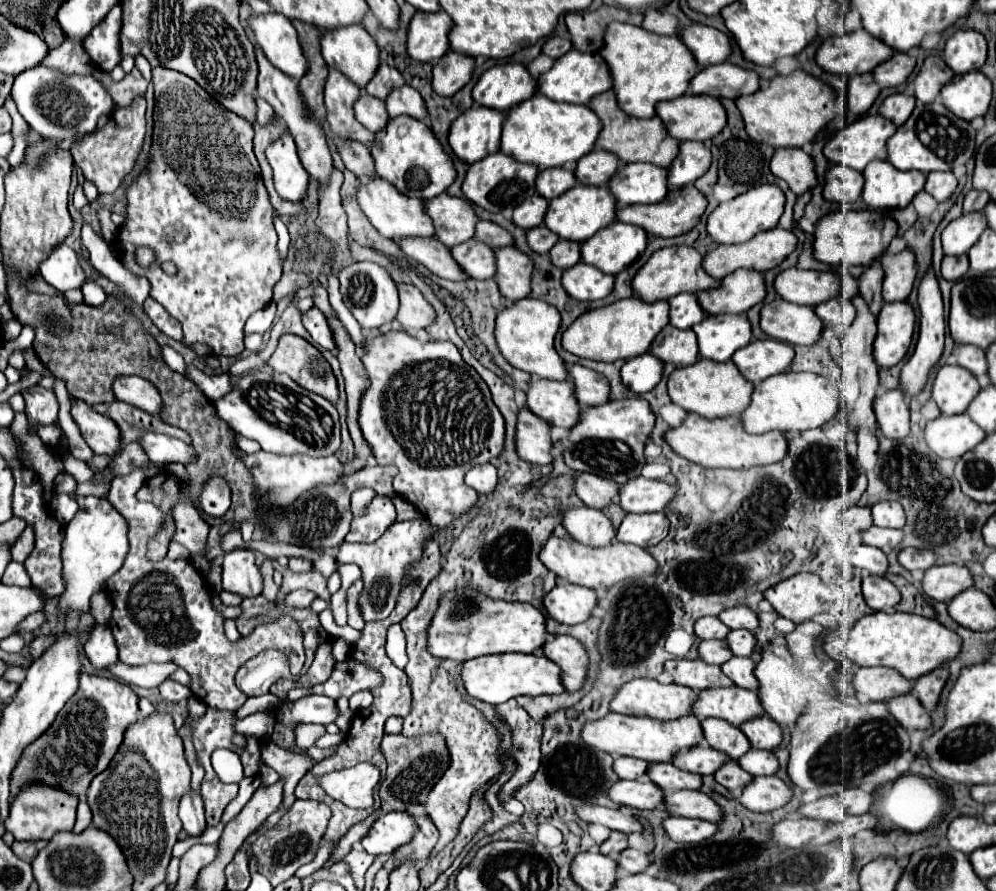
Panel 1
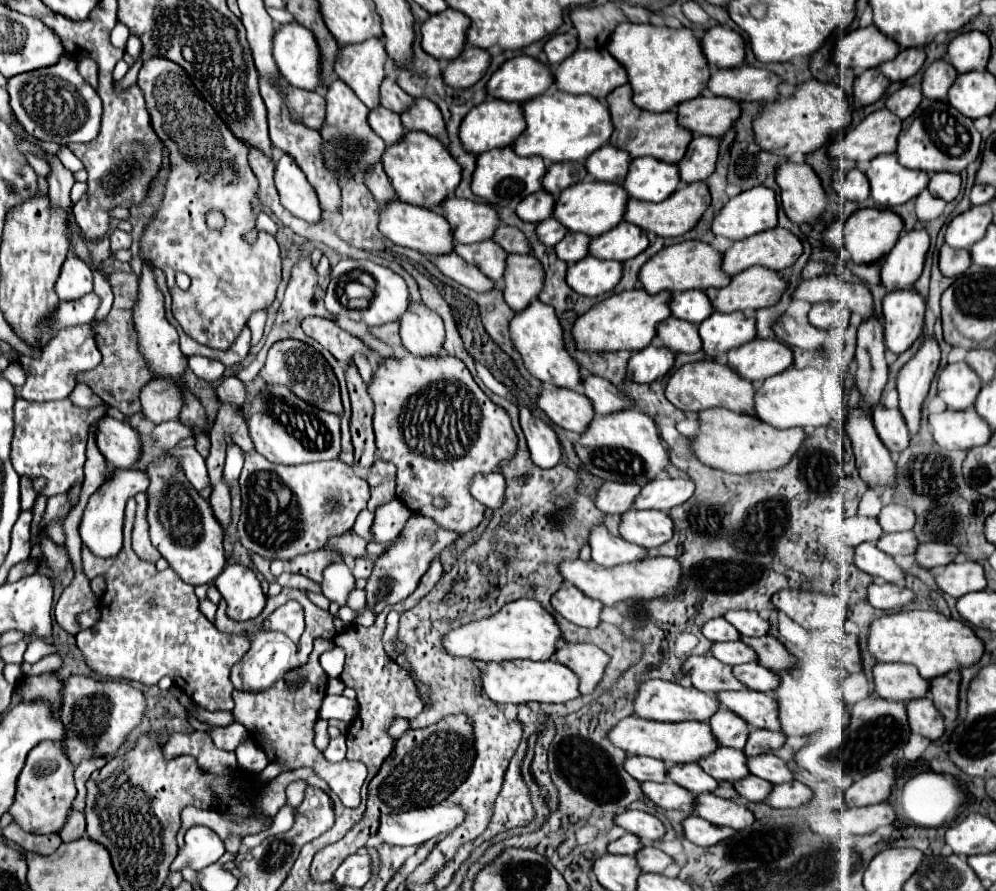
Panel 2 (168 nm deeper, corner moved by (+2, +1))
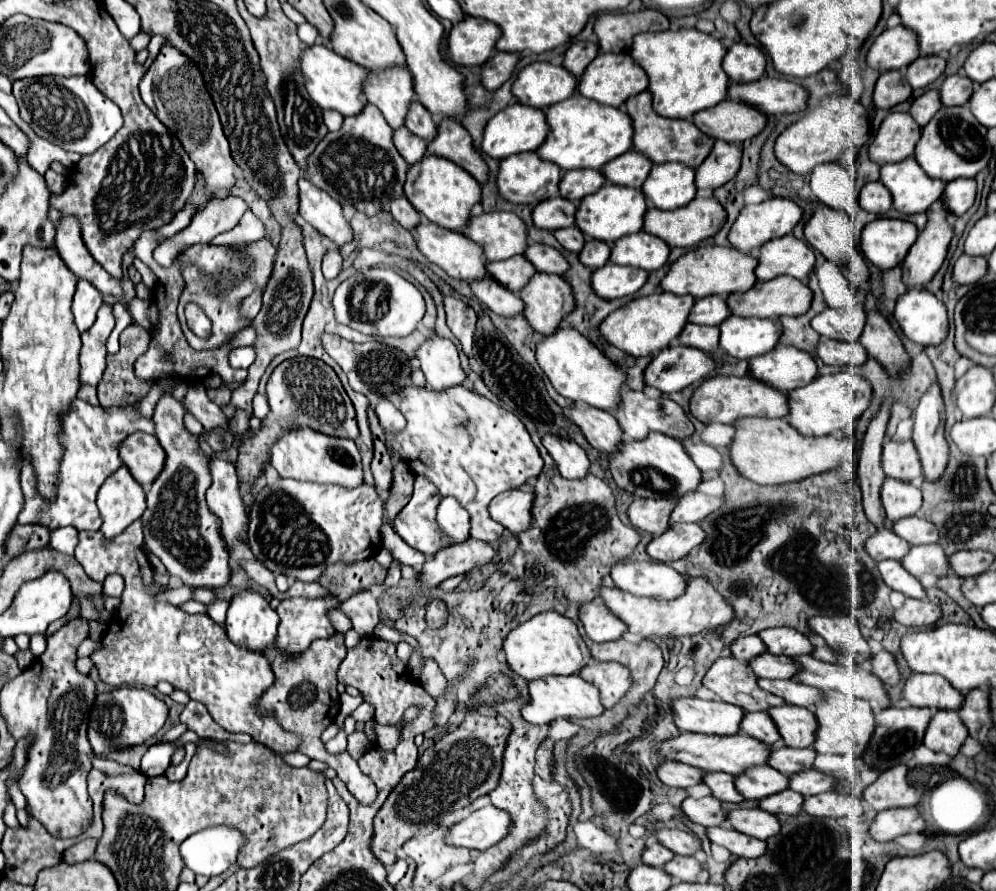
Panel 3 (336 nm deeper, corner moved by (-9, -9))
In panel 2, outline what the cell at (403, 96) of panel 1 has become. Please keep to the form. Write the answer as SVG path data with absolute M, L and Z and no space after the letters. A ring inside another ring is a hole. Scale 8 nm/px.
M426 98L416 100L414 106L402 114L402 124L406 130L426 132L436 138L446 132L446 124L440 108L434 102L428 102Z

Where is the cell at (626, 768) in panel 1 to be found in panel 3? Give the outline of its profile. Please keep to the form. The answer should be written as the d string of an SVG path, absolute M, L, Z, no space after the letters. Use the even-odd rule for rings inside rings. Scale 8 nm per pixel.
M663 762L657 768L657 778L671 788L689 788L693 784L701 782L703 772L699 768L687 766L687 764L677 764L677 762Z

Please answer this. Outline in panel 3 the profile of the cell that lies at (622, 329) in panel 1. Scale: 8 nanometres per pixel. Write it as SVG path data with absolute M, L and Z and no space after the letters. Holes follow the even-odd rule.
M669 292L635 298L629 304L625 304L623 308L615 310L611 316L607 316L607 320L603 320L599 330L603 332L603 338L609 344L613 344L615 348L619 348L635 358L653 356L659 350L667 348L679 336L679 332L687 324L687 314L689 314L693 302L695 302L693 296L675 296Z

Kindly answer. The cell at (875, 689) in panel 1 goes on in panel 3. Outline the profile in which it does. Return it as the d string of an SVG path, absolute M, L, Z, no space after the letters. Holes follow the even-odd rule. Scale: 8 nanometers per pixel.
M911 674L901 690L901 698L909 702L909 706L927 706L931 710L957 710L963 702L963 694L959 694L943 676L935 674Z

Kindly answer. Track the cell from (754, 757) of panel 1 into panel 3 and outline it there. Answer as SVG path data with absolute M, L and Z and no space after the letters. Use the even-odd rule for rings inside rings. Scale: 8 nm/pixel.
M803 770L803 772L791 774L791 778L789 778L789 788L803 796L813 796L813 794L825 792L825 790L833 788L833 784L835 784L835 780L831 776L825 776L817 770Z

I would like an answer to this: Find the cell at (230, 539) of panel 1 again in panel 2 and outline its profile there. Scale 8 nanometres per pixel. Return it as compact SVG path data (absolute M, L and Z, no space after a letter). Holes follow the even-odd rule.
M354 530L346 532L344 536L338 536L338 538L332 538L326 548L336 548L338 552L342 552L344 556L350 556L350 558L356 558L356 556L366 556L368 550L366 550L366 540L360 538Z

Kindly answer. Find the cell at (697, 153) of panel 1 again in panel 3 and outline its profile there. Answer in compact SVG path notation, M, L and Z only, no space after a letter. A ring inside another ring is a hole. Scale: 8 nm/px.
M717 140L711 154L695 170L695 184L699 190L715 190L729 182L741 164L741 150L735 144Z

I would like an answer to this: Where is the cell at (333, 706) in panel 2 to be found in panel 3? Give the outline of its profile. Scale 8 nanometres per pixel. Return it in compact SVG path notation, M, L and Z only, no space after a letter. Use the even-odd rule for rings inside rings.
M363 702L363 704L359 704L359 706L351 712L351 716L355 718L355 722L363 722L363 724L365 724L367 720L373 718L373 712L375 712L375 710L373 710L367 702Z

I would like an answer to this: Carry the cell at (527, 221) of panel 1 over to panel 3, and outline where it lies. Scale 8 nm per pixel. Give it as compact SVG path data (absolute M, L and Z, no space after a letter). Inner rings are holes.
M561 196L547 198L533 208L533 224L543 230L569 228L575 222L575 210L575 204Z

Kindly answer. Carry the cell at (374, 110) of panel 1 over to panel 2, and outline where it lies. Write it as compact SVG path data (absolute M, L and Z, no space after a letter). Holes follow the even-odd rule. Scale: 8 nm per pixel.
M378 106L376 110L370 112L370 118L368 118L372 130L386 142L386 146L392 146L396 142L400 142L404 138L404 126L402 126L402 120L398 114L392 114L390 110Z

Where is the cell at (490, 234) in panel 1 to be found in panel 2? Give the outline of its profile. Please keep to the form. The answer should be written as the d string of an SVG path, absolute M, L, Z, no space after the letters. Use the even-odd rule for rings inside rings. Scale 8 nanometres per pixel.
M502 224L494 234L494 242L498 242L510 254L530 254L530 242L518 228Z

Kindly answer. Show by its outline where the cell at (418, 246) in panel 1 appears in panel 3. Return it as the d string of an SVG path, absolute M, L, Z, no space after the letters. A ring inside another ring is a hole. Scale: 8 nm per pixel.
M493 278L473 280L469 282L475 298L479 298L485 306L489 306L499 316L515 316L523 312L523 300L517 294L511 294Z

